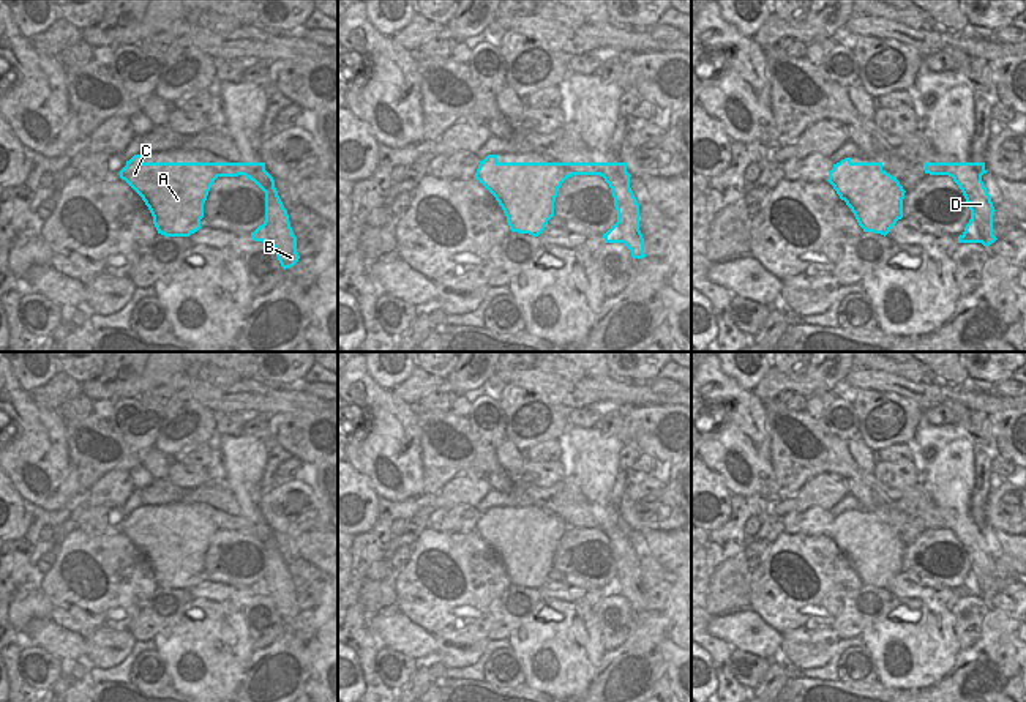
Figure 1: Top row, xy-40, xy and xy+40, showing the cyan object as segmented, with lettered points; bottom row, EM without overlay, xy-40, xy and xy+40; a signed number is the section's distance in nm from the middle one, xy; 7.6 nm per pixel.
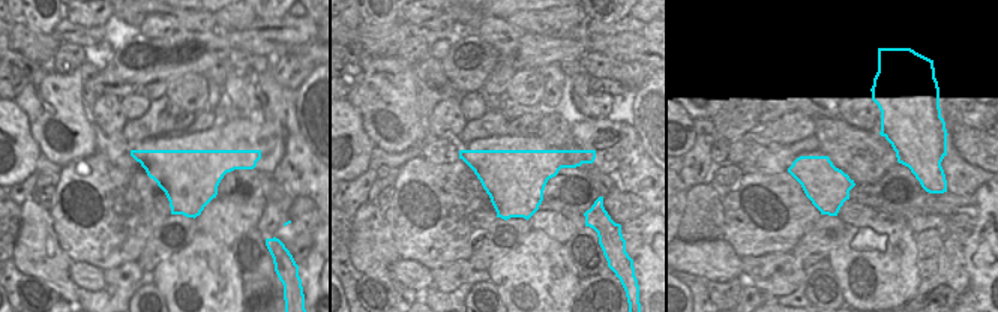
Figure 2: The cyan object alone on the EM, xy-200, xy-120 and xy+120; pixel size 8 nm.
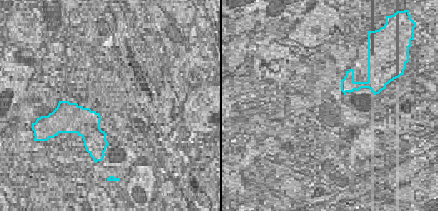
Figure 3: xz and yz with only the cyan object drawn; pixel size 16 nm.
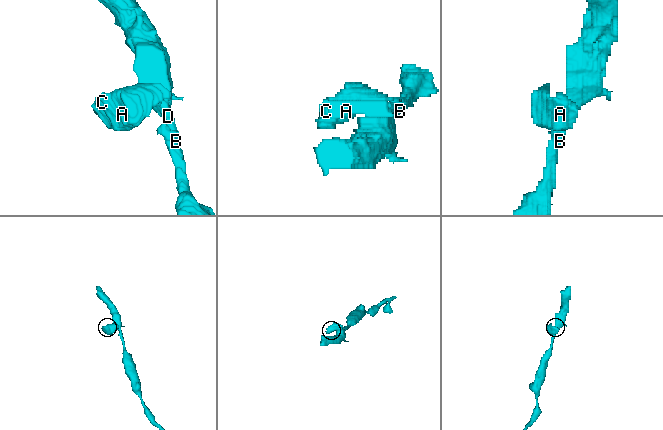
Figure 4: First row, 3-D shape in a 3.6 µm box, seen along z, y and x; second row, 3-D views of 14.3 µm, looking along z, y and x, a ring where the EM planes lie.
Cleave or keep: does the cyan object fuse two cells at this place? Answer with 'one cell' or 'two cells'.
two cells

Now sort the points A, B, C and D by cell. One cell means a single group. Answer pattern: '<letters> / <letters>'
A C / B D

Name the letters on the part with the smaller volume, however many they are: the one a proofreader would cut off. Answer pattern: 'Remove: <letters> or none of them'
Remove: A, C

